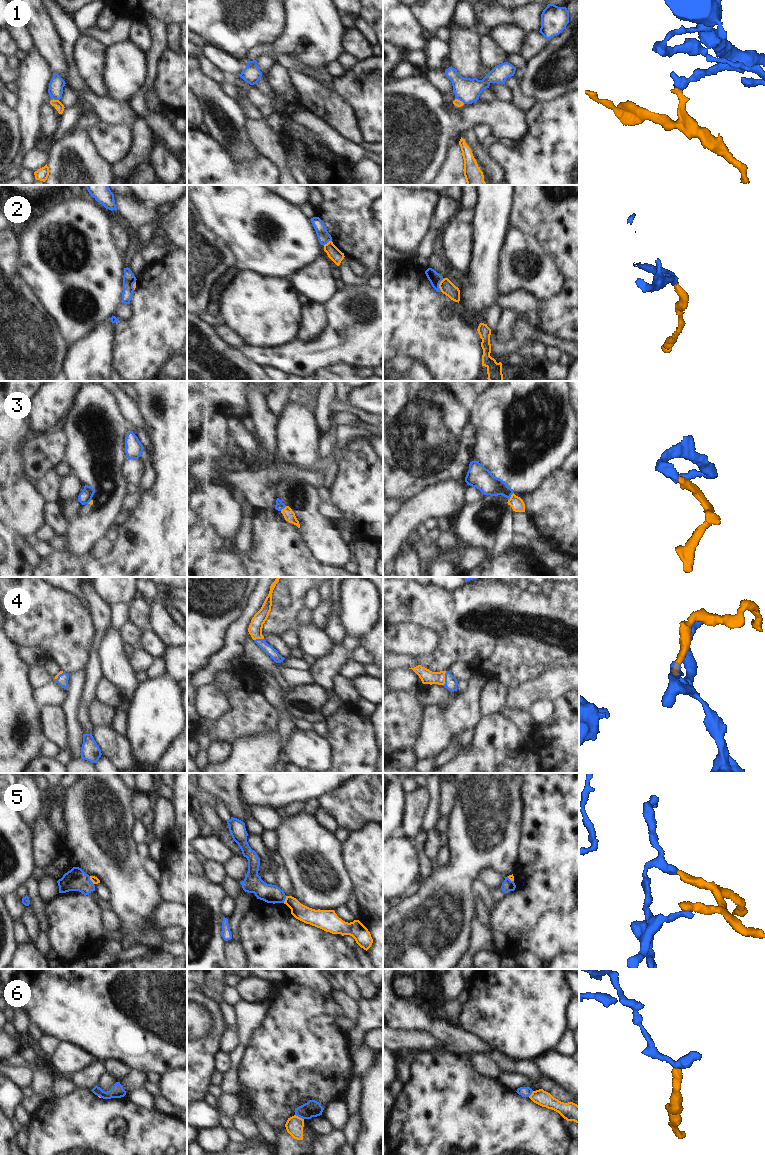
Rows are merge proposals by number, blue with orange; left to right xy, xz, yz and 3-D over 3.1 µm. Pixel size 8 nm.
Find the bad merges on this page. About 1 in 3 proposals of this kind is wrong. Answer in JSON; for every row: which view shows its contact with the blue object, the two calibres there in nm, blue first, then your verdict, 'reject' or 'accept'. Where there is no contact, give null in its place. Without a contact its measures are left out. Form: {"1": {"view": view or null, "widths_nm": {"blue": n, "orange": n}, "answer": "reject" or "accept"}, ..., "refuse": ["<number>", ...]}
{"1": {"view": "yz", "widths_nm": {"blue": 200, "orange": 60}, "answer": "reject"}, "2": {"view": "yz", "widths_nm": {"blue": 100, "orange": 110}, "answer": "reject"}, "3": {"view": "yz", "widths_nm": {"blue": 160, "orange": 110}, "answer": "accept"}, "4": {"view": "yz", "widths_nm": {"blue": 100, "orange": 110}, "answer": "accept"}, "5": {"view": "xz", "widths_nm": {"blue": 150, "orange": 130}, "answer": "reject"}, "6": {"view": "xz", "widths_nm": {"blue": 140, "orange": 140}, "answer": "reject"}, "refuse": ["1", "2", "5", "6"]}

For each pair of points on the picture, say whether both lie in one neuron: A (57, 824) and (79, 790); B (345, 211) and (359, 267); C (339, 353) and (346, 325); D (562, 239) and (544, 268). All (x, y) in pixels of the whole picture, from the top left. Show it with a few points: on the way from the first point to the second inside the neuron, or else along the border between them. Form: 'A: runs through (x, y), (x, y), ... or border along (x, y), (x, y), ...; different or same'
A: border along (65, 793), (63, 800), (64, 832), (62, 840); different
B: border along (349, 257), (358, 259), (367, 269); different
C: runs through (339, 346), (346, 338), (346, 332); same
D: border along (537, 238), (564, 277); different

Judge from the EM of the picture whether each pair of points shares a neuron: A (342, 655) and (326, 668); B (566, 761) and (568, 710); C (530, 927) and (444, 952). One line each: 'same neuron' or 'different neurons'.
A: same neuron
B: same neuron
C: different neurons

